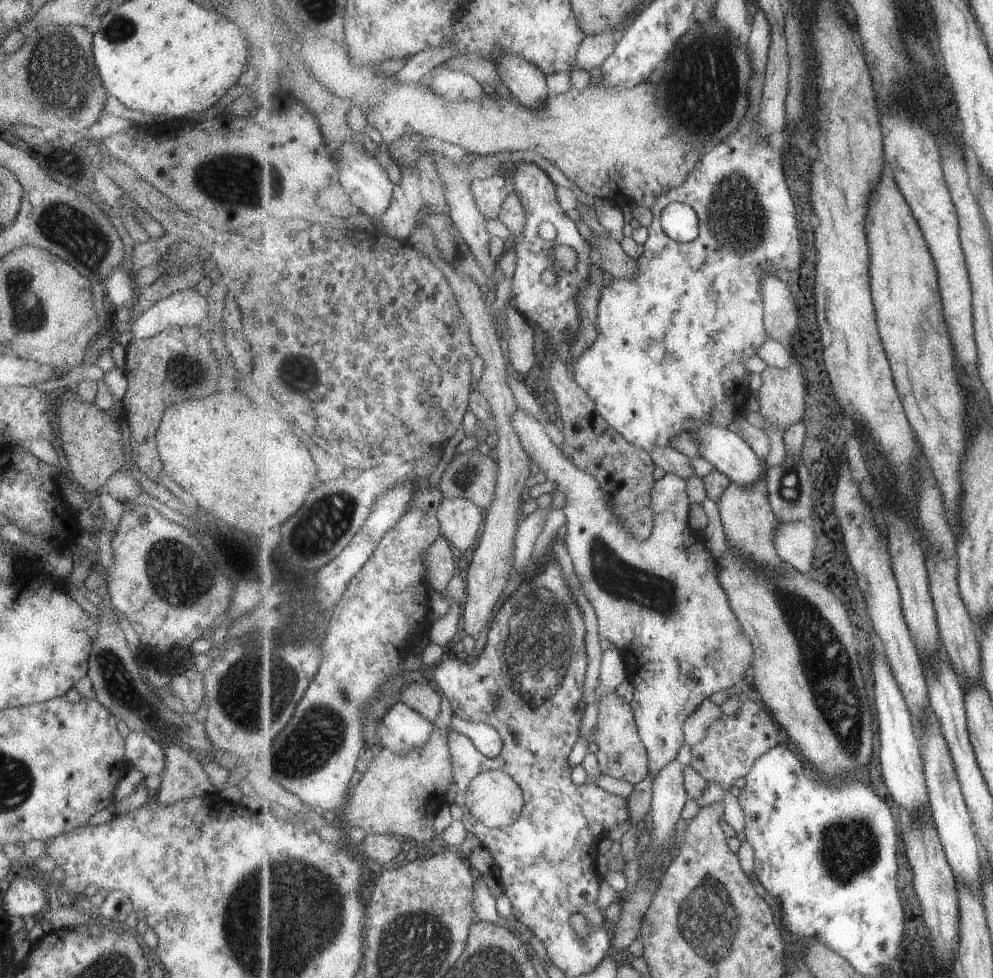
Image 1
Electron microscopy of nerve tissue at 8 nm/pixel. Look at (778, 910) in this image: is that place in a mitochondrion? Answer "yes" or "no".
no

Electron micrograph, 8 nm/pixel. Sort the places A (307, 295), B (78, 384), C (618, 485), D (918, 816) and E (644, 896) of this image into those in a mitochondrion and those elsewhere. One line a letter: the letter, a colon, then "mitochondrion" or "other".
A: mitochondrion
B: other
C: other
D: other
E: other

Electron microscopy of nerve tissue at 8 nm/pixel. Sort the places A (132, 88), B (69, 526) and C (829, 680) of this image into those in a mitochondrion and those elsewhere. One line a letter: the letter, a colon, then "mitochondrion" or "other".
A: other
B: other
C: mitochondrion

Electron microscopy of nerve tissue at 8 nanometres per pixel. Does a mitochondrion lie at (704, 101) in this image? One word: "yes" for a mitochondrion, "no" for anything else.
yes

